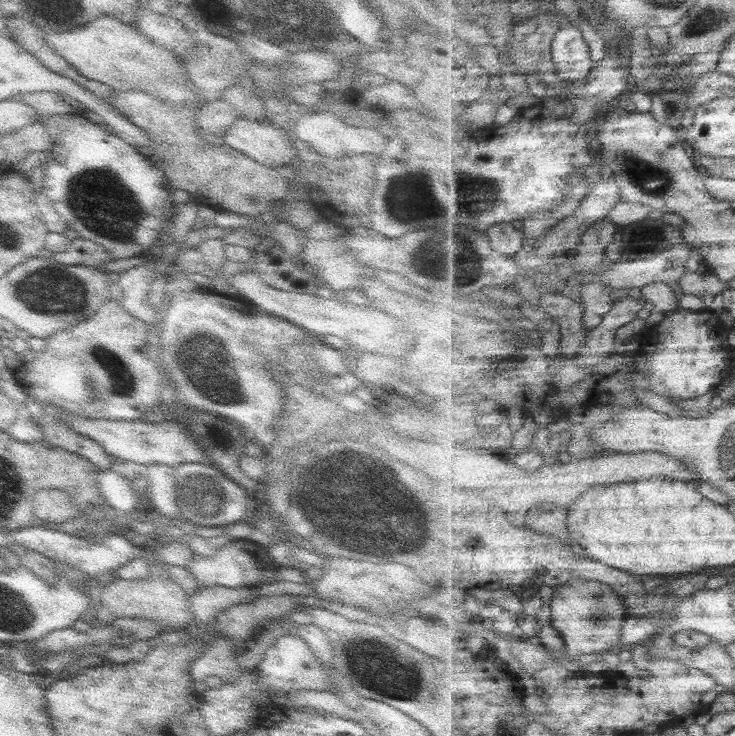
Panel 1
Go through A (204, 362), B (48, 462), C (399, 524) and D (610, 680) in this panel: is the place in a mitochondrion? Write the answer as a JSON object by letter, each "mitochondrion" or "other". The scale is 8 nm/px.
{"A":"mitochondrion","B":"other","C":"mitochondrion","D":"other"}

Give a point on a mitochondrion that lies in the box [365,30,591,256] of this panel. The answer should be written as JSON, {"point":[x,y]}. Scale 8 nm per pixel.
{"point":[412,197]}

